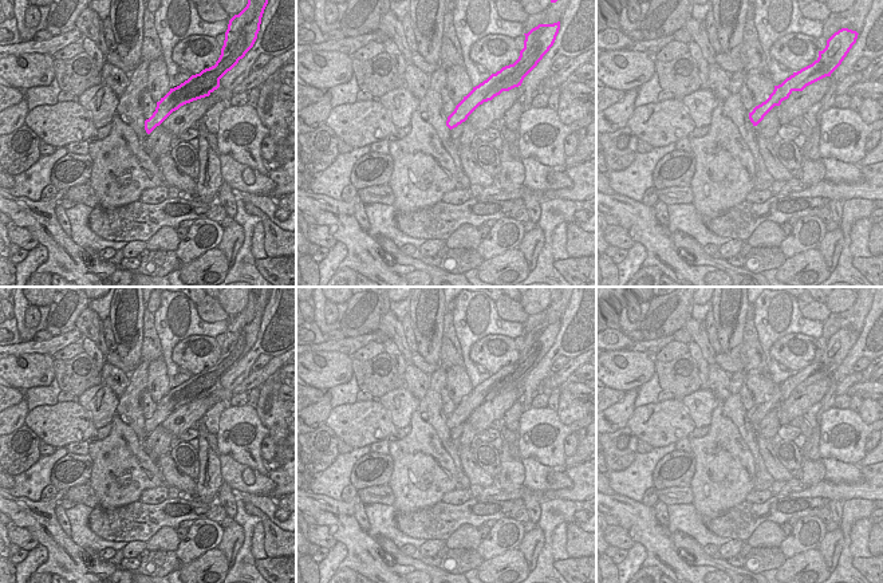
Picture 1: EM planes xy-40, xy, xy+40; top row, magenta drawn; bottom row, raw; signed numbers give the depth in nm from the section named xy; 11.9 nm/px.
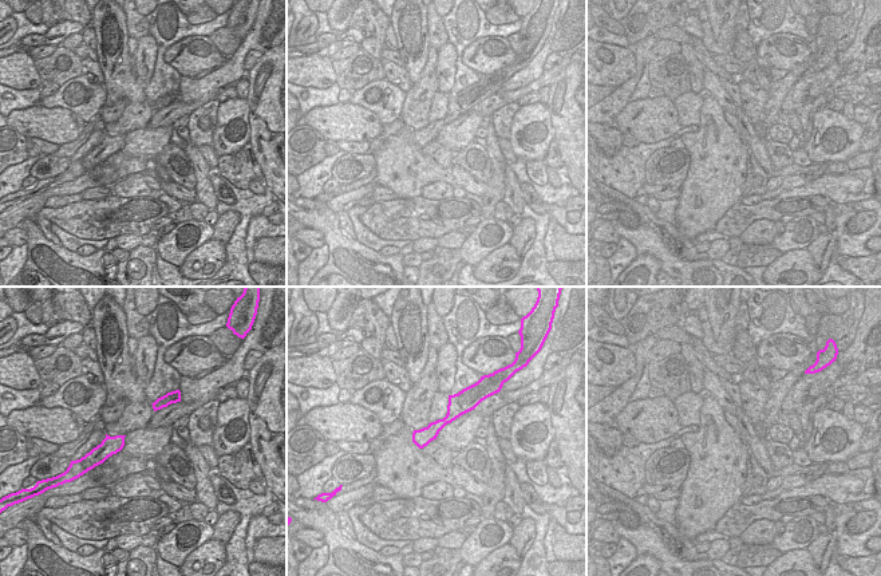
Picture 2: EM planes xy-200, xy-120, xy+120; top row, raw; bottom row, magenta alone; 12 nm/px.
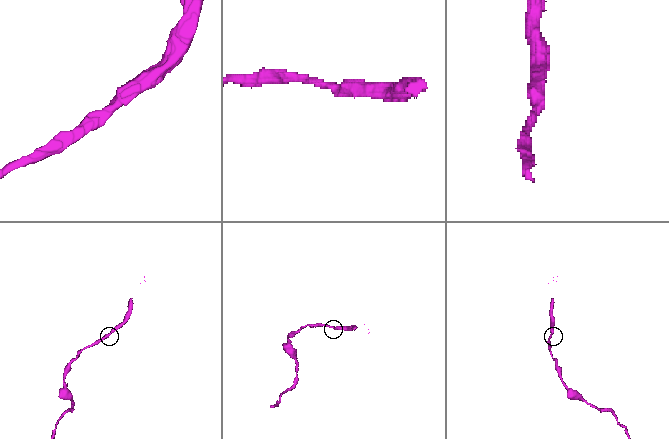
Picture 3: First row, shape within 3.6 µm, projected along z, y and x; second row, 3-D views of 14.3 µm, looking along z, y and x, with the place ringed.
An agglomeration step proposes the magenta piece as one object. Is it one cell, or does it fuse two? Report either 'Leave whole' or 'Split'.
Split

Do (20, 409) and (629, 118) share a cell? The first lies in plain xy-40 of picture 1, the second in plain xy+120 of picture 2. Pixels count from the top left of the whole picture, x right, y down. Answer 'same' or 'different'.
different

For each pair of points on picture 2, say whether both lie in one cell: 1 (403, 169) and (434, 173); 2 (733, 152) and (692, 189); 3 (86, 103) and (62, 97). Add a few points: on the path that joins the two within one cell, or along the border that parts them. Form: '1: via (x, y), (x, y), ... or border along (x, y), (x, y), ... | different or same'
1: via (411, 172), (426, 172) | same
2: via (722, 158), (703, 178) | same
3: via (81, 98), (67, 97) | same

